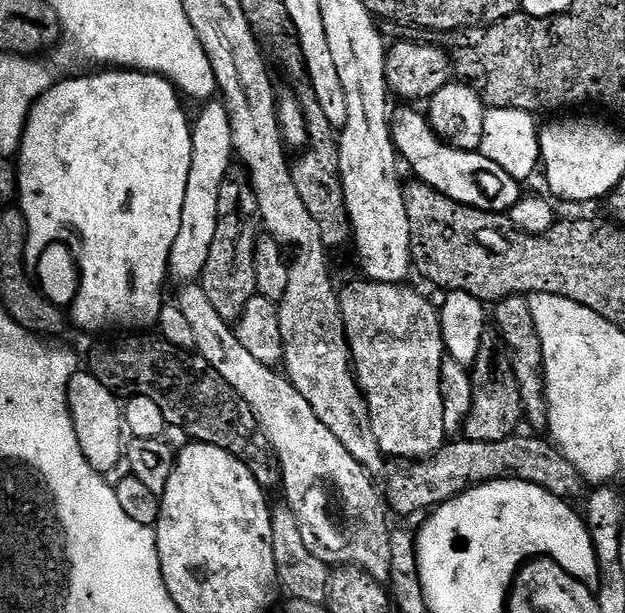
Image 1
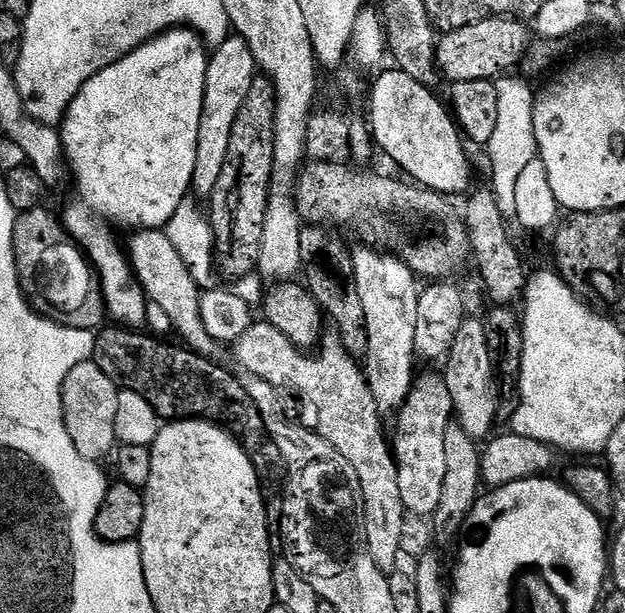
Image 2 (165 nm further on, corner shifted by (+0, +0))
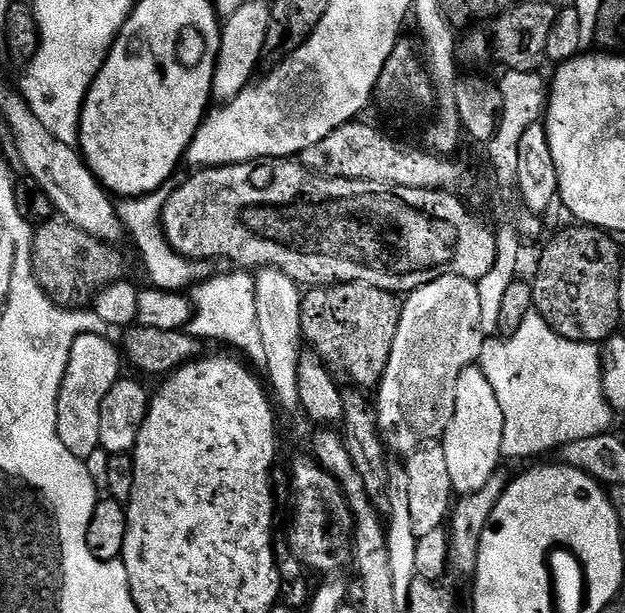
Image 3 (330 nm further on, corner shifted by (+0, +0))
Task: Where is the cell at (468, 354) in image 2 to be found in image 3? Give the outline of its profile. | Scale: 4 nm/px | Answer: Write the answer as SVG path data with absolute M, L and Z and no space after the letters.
M469 366L458 374L458 390L454 390L454 418L450 418L450 426L442 437L442 447L446 454L446 467L450 470L450 482L453 493L460 496L474 494L484 486L502 464L500 451L502 450L502 406L498 406L498 394L486 378L486 374L478 366Z

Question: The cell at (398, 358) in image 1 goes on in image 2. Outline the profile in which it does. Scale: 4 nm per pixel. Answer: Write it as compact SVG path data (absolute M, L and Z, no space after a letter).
M443 375L415 377L409 396L400 408L394 436L394 455L398 470L398 490L402 490L405 513L432 518L441 501L446 479L446 430L453 423L450 390Z

